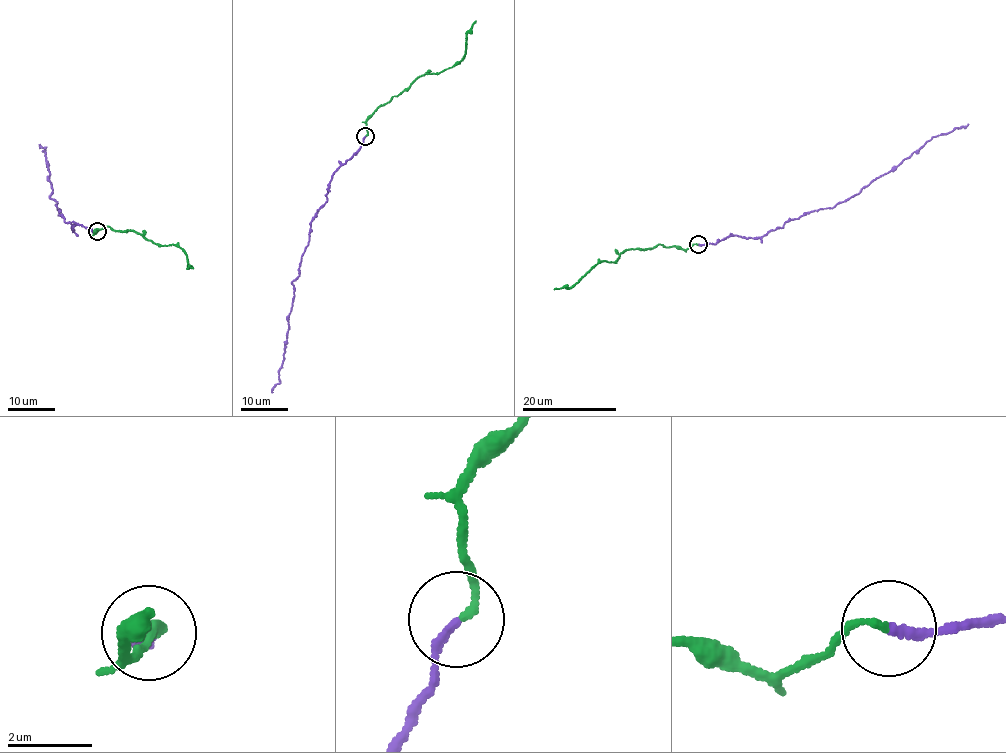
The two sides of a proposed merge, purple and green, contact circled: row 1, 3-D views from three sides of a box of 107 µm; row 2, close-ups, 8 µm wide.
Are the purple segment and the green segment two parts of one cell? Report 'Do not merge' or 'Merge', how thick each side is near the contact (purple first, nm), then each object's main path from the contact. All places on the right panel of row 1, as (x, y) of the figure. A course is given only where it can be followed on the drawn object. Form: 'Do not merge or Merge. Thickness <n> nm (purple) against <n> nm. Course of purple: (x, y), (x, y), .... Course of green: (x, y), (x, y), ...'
Merge. Thickness 200 nm (purple) against 160 nm. Course of purple: (697, 245), (715, 244), (730, 236), (762, 236), (786, 222), (831, 208), (894, 170), (934, 136), (967, 123). Course of green: (697, 244), (682, 250), (658, 244), (652, 248), (629, 248), (614, 262), (600, 262), (573, 285), (553, 289)

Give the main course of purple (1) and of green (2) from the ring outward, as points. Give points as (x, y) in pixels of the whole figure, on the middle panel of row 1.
1: (365, 135), (332, 175), (326, 201), (311, 222), (292, 283), (289, 328), (272, 392)
2: (366, 135), (367, 119), (379, 106), (423, 74), (458, 64), (476, 20)

